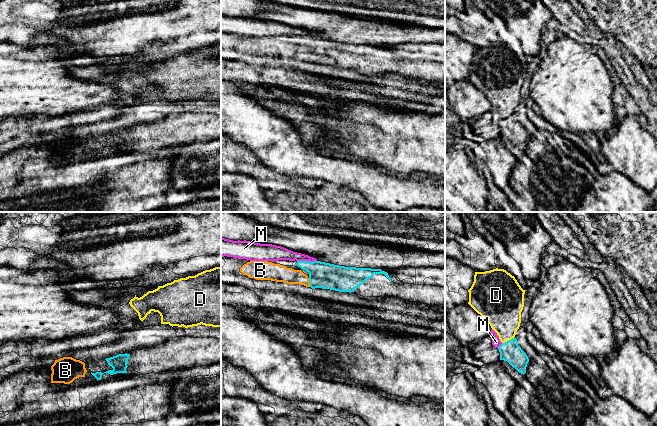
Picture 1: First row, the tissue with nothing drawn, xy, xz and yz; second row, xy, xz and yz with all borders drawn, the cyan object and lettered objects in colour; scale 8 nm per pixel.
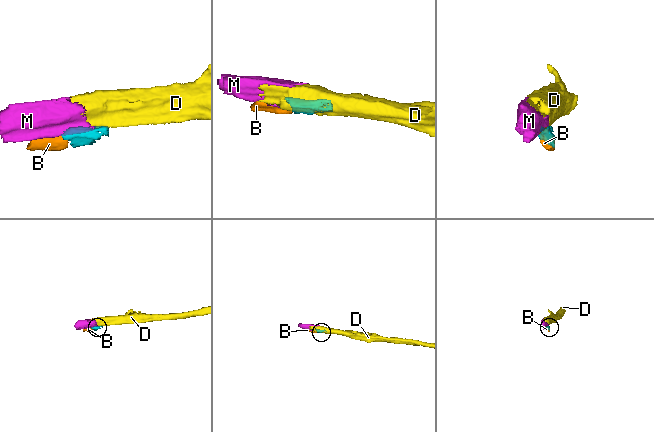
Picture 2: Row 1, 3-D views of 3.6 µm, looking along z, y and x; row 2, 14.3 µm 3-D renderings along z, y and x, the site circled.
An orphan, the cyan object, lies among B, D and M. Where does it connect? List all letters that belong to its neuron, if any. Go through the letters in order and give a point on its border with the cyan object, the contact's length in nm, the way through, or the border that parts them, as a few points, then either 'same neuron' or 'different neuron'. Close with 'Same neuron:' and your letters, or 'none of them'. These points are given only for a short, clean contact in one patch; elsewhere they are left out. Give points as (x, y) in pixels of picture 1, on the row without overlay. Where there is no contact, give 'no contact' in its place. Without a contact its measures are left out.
B: contact xz (310, 58); length 70 nm; way xz (323, 51), (310, 58), (299, 53), (281, 49); same neuron
D: contact yz (509, 116); length 120 nm; border yz (514, 112), (502, 119); different neuron
M: contact xz (307, 37); length 160 nm; different neuron
Same neuron: B

